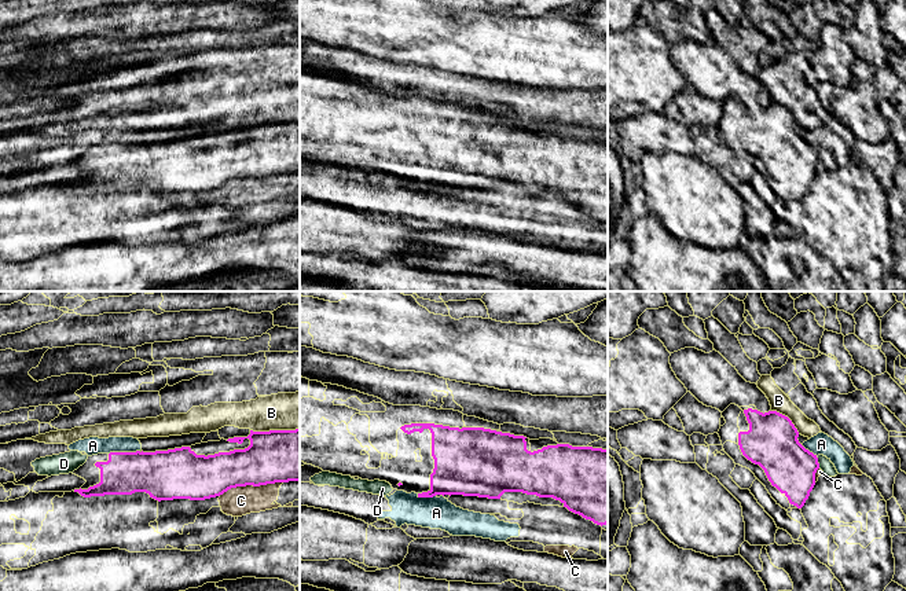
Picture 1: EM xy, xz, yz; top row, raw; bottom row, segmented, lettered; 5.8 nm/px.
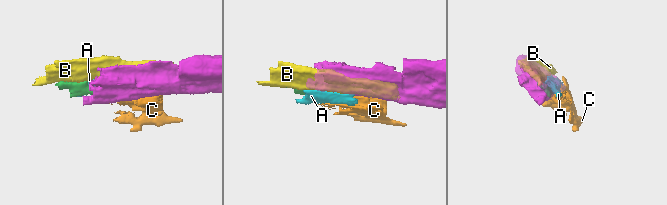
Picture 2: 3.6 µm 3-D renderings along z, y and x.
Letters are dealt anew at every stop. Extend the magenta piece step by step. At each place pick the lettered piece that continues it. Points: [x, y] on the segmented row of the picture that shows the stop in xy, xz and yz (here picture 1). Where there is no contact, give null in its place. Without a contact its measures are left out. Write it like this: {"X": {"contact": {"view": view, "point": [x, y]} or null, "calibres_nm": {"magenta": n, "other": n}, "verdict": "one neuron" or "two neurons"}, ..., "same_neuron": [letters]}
{"A": {"contact": {"view": "xy", "point": [124, 452]}, "calibres_nm": {"magenta": 260, "other": 110}, "verdict": "two neurons"}, "B": {"contact": {"view": "xy", "point": [274, 430]}, "calibres_nm": {"magenta": 300, "other": 220}, "verdict": "two neurons"}, "C": {"contact": {"view": "xy", "point": [250, 484]}, "calibres_nm": {"magenta": 300, "other": 170}, "verdict": "two neurons"}, "D": {"contact": {"view": "yz", "point": [817, 462]}, "calibres_nm": {"magenta": 280, "other": 80}, "verdict": "two neurons"}, "same_neuron": []}

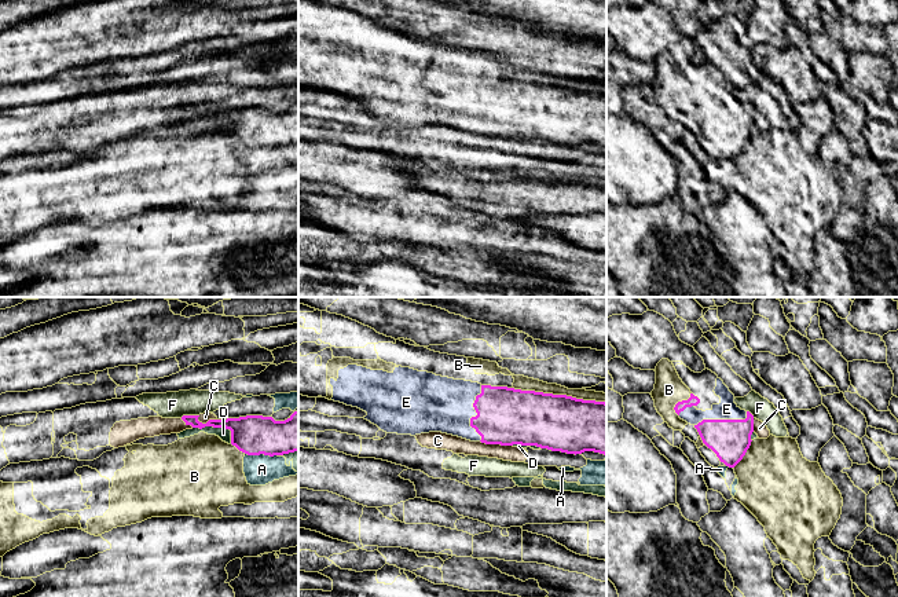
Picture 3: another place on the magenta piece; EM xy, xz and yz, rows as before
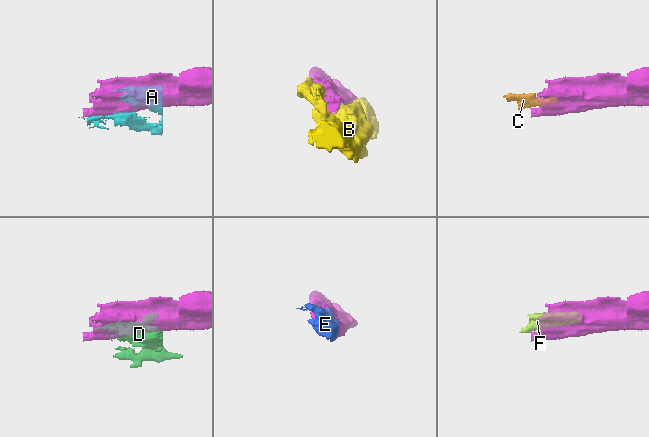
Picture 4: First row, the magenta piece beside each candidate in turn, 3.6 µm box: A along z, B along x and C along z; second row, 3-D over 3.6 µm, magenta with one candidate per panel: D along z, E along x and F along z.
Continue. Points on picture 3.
{"A": {"contact": {"view": "xy", "point": [261, 453]}, "calibres_nm": {"magenta": 240, "other": 180}, "verdict": "two neurons"}, "B": {"contact": {"view": "xz", "point": [559, 395]}, "calibres_nm": {"magenta": 340, "other": 80}, "verdict": "two neurons"}, "C": {"contact": {"view": "xz", "point": [497, 443]}, "calibres_nm": {"magenta": 340, "other": 100}, "verdict": "two neurons"}, "D": {"contact": {"view": "xy", "point": [217, 427]}, "calibres_nm": {"magenta": 240, "other": 70}, "verdict": "two neurons"}, "E": {"contact": {"view": "xz", "point": [477, 414]}, "calibres_nm": {"magenta": 340, "other": 320}, "verdict": "one neuron"}, "F": {"contact": {"view": "xy", "point": [189, 416]}, "calibres_nm": {"magenta": 70, "other": 160}, "verdict": "two neurons"}, "same_neuron": ["E"]}

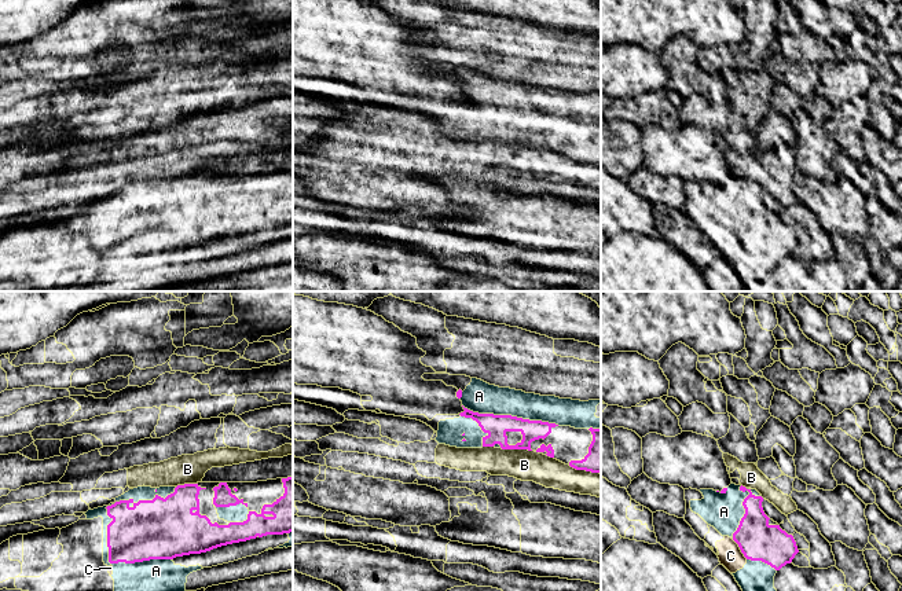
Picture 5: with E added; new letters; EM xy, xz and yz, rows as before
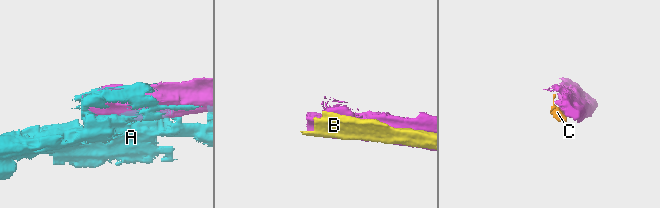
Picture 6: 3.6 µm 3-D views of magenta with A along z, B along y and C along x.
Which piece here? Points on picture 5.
{"A": {"contact": {"view": "xy", "point": [114, 503]}, "calibres_nm": {"magenta": 340, "other": 60}, "verdict": "two neurons"}, "B": {"contact": {"view": "xz", "point": [516, 448]}, "calibres_nm": {"magenta": 130, "other": 180}, "verdict": "two neurons"}, "C": {"contact": {"view": "yz", "point": [740, 549]}, "calibres_nm": {"magenta": 240, "other": 140}, "verdict": "one neuron"}, "same_neuron": ["C"]}

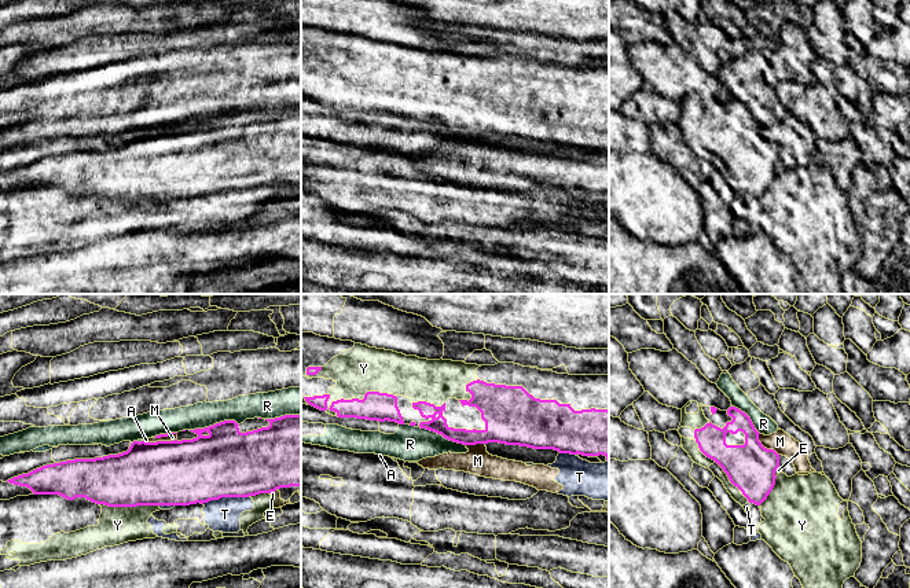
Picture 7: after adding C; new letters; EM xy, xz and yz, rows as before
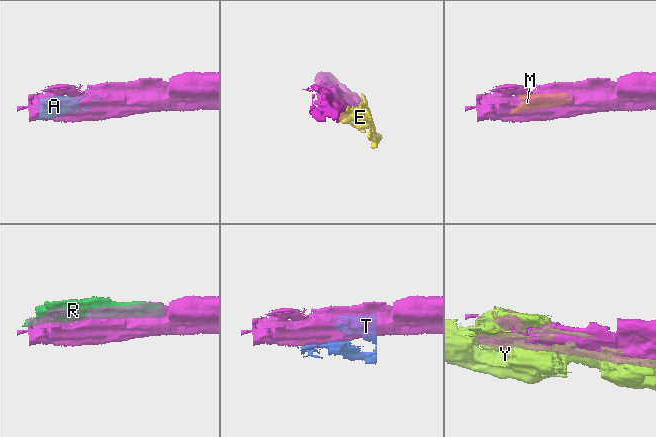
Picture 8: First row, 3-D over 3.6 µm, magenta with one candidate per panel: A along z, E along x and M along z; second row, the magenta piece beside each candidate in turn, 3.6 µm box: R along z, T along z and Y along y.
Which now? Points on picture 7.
{"A": {"contact": {"view": "xy", "point": [143, 441]}, "calibres_nm": {"magenta": 380, "other": 20}, "verdict": "two neurons"}, "E": {"contact": {"view": "xy", "point": [272, 491]}, "calibres_nm": {"magenta": 400, "other": 70}, "verdict": "two neurons"}, "M": {"contact": {"view": "xy", "point": [161, 436]}, "calibres_nm": {"magenta": 380, "other": 50}, "verdict": "two neurons"}, "R": {"contact": {"view": "xy", "point": [213, 425]}, "calibres_nm": {"magenta": 400, "other": 150}, "verdict": "two neurons"}, "T": {"contact": {"view": "xy", "point": [226, 496]}, "calibres_nm": {"magenta": 400, "other": 190}, "verdict": "two neurons"}, "Y": {"contact": {"view": "xz", "point": [360, 400]}, "calibres_nm": {"magenta": 170, "other": 260}, "verdict": "two neurons"}, "same_neuron": []}

